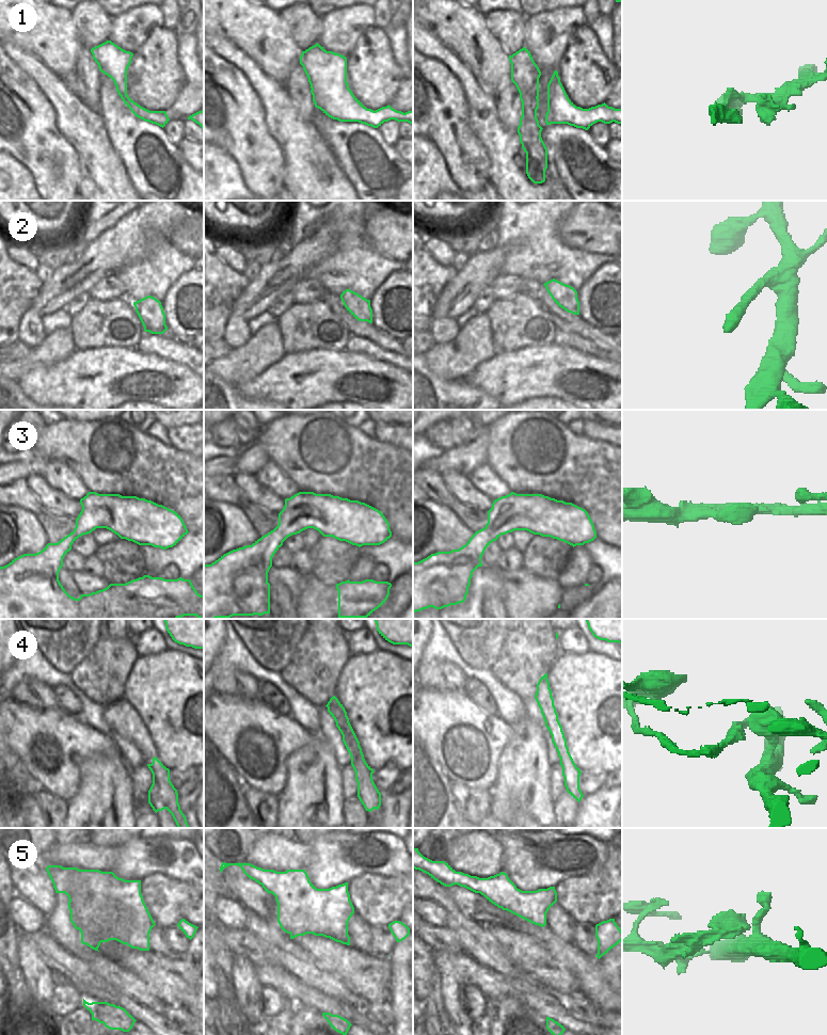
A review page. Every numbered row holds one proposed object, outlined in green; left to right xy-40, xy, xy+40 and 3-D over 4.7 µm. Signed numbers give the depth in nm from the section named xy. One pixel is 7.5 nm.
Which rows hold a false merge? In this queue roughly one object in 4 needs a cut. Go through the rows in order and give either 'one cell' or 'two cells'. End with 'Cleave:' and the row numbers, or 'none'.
1: two cells
2: one cell
3: one cell
4: two cells
5: two cells
Cleave: 1, 4, 5

